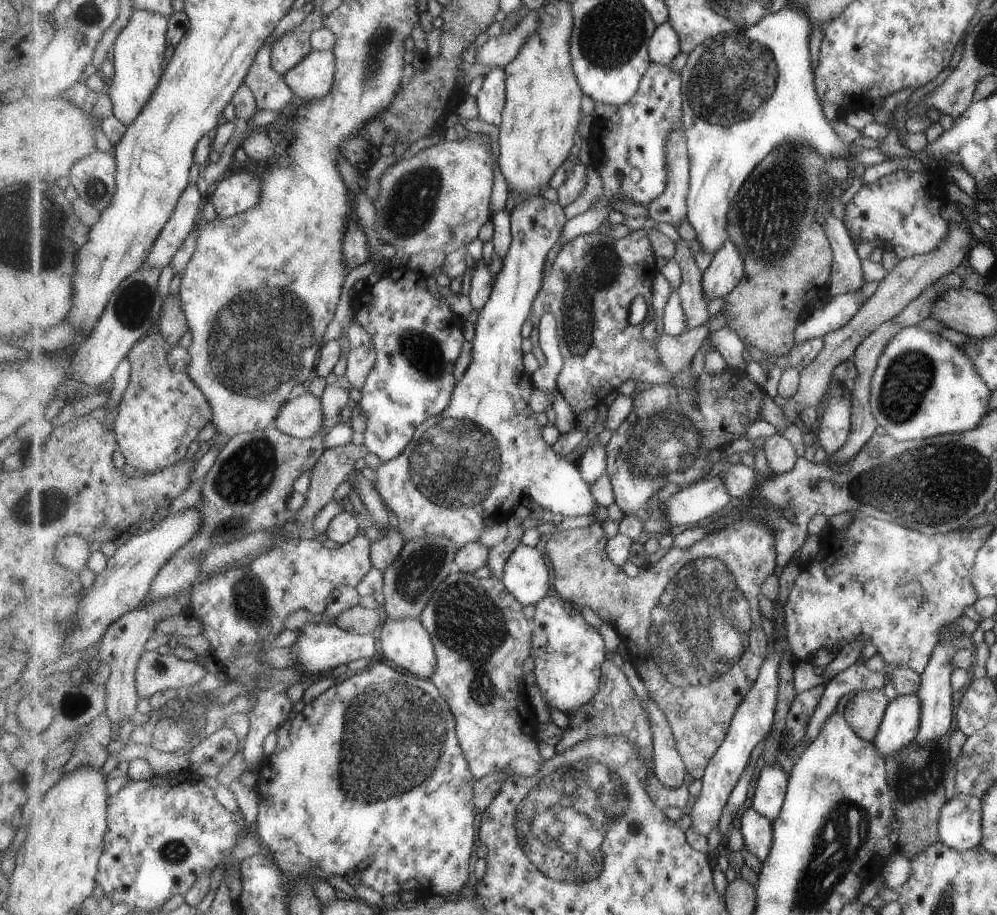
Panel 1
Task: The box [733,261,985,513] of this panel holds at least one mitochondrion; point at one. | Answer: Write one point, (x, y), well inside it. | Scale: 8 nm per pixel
(909, 377)

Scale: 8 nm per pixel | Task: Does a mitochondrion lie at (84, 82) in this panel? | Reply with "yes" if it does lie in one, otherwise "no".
no

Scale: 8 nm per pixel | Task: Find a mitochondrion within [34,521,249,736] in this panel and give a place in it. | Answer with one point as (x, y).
(59, 627)

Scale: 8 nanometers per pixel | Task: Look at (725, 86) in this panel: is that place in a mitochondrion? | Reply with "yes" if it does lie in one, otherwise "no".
yes

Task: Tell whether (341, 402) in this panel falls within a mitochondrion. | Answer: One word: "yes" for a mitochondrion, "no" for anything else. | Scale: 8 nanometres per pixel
no

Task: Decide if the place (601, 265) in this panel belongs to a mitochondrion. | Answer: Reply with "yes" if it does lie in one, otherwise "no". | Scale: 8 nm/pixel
yes

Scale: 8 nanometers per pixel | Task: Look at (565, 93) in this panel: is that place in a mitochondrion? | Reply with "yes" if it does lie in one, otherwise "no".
no

